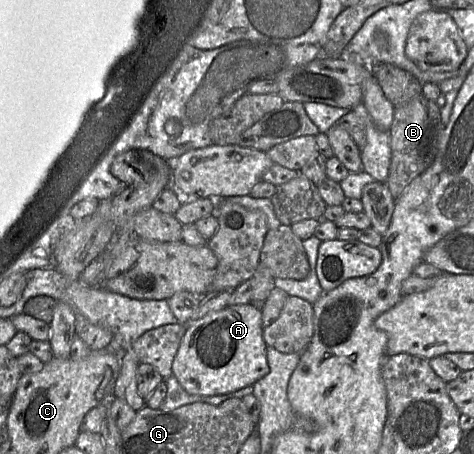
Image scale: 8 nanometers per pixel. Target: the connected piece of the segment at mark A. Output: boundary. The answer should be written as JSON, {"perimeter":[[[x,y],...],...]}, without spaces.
{"perimeter":[[[259,305],[228,306],[192,319],[186,326],[172,364],[173,376],[191,395],[214,396],[235,392],[265,377],[270,368]]]}

